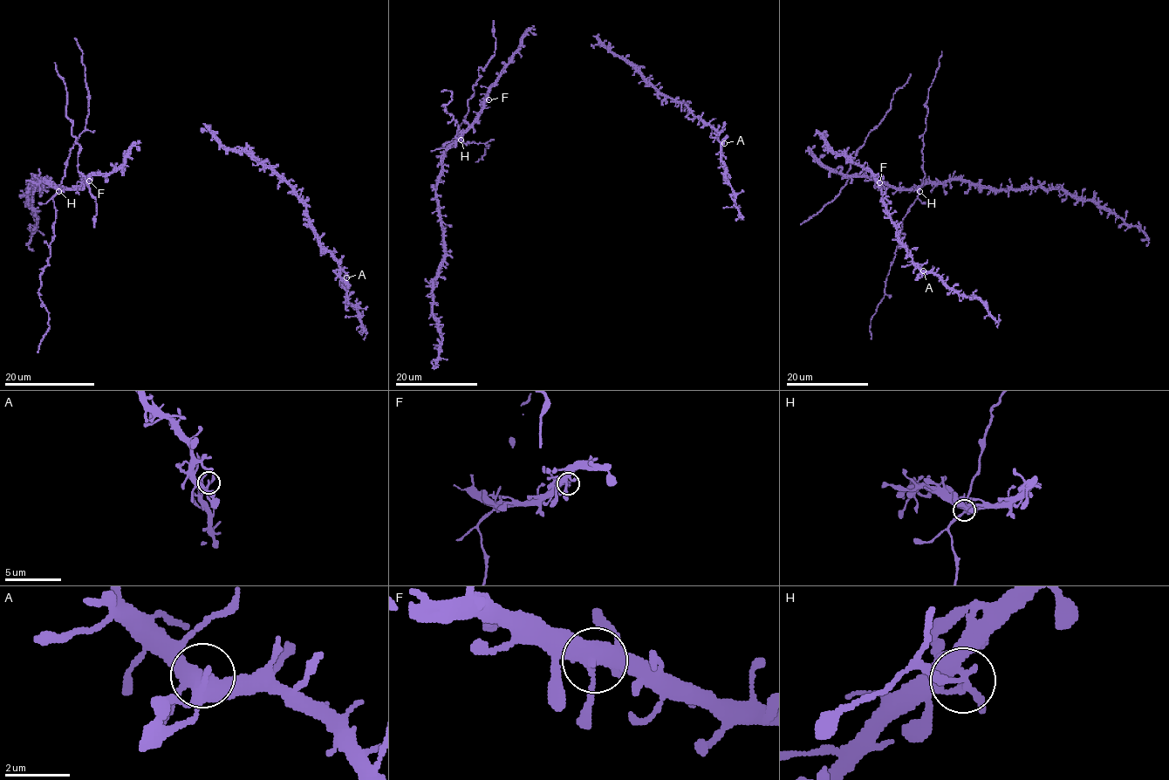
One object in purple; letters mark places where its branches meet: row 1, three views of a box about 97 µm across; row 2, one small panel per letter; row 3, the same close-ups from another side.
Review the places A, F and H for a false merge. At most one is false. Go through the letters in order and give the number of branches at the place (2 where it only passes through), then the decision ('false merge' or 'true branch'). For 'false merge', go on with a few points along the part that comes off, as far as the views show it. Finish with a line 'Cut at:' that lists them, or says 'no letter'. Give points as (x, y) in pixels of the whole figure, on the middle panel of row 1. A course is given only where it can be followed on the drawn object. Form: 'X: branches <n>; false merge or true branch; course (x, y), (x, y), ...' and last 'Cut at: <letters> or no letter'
A: branches 3; true branch
F: branches 3; true branch
H: branches 3; true branch
Cut at: no letter

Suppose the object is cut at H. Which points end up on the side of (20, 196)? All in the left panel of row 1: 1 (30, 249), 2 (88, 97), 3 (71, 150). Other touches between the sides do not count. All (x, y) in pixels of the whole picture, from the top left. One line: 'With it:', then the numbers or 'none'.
With it: 1

